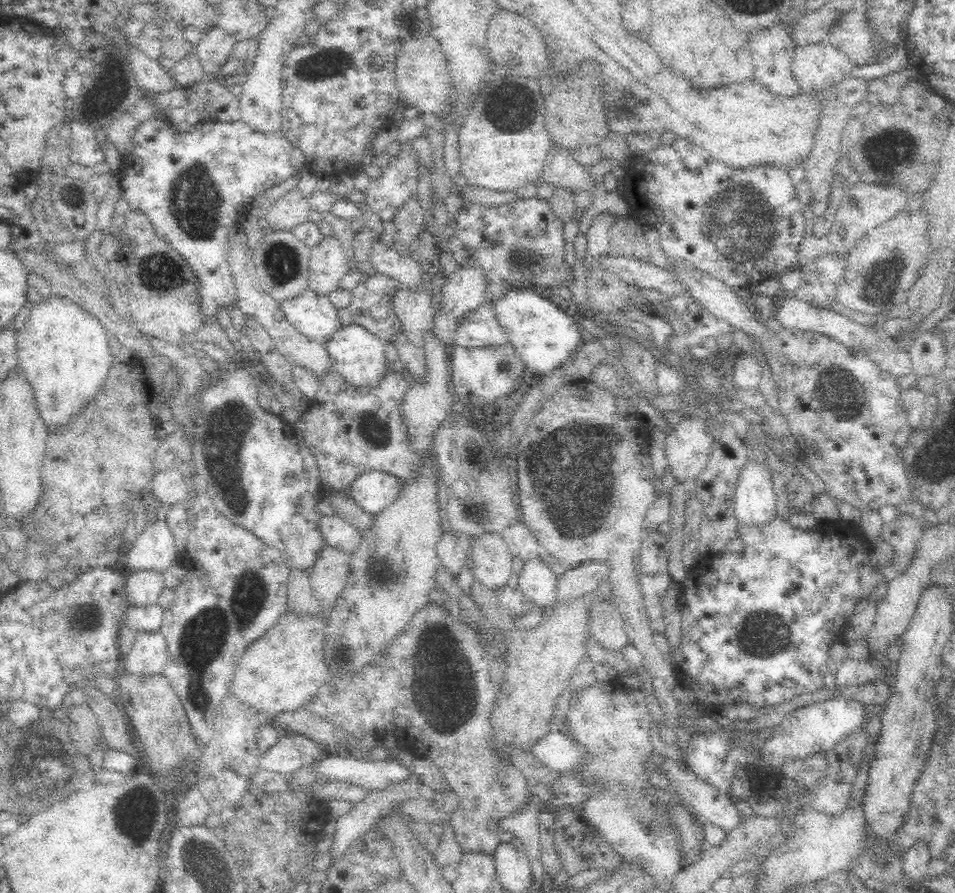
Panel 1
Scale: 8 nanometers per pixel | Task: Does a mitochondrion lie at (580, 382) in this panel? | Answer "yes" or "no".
no

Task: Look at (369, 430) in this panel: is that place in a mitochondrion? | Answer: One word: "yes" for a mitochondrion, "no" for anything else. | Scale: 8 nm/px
yes

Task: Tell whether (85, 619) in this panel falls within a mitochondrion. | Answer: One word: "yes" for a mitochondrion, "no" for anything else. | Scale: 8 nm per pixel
yes

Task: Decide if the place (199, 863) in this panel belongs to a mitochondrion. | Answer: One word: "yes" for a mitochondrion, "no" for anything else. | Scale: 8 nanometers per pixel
yes

